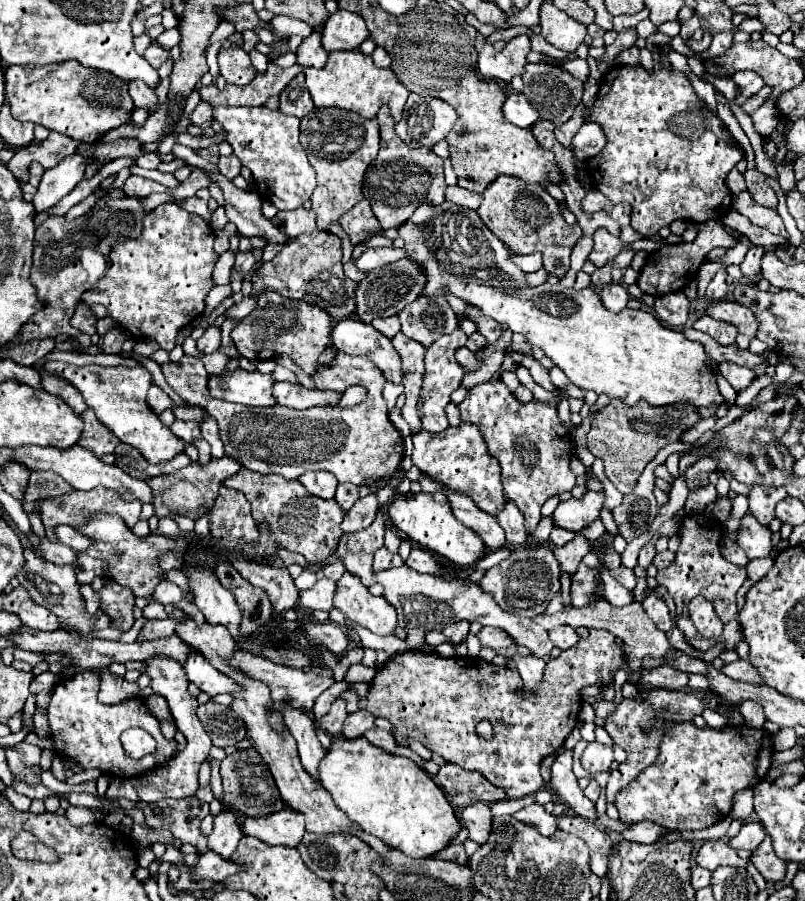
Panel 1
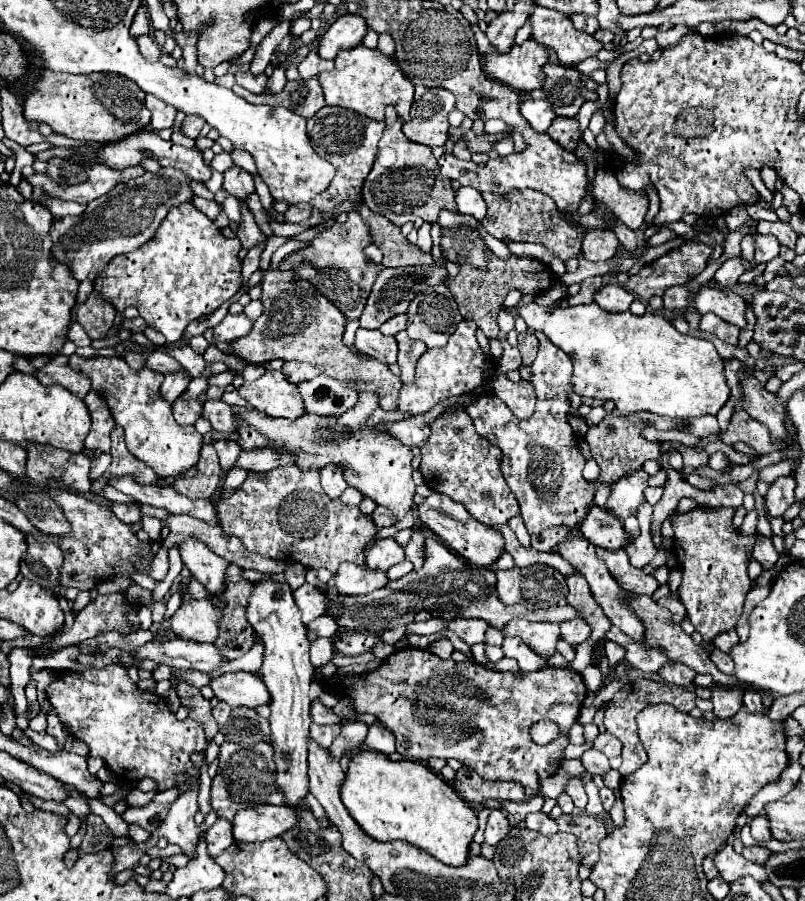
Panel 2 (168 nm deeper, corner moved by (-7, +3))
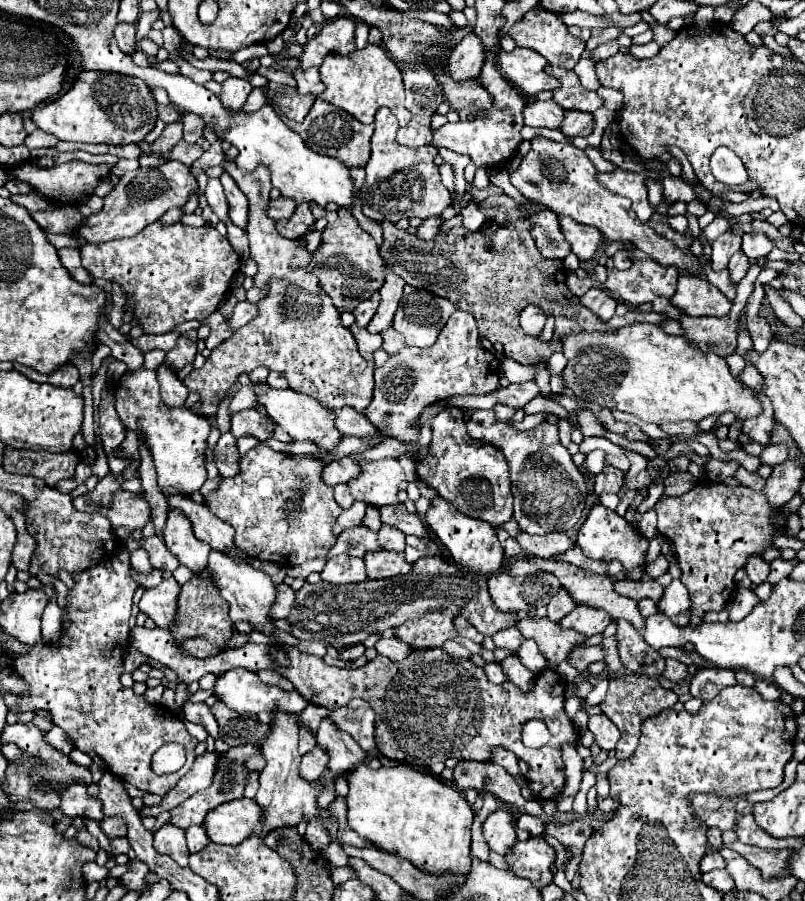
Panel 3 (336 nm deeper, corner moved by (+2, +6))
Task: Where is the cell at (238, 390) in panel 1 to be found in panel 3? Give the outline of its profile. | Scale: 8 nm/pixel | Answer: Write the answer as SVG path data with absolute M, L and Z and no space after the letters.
M253 382L251 384L253 392L259 398L259 404L269 412L269 416L275 420L275 424L279 424L283 430L287 430L287 434L293 440L309 440L317 446L323 446L327 450L331 450L339 438L341 432L333 426L333 414L329 414L329 410L325 410L319 402L313 402L313 398L305 396L305 394L297 394L295 390L277 390L271 388L267 382Z

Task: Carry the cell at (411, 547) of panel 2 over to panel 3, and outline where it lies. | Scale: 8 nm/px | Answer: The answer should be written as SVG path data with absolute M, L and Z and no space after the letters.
M383 526L379 532L379 542L385 550L393 550L393 552L403 552L405 550L405 534L401 534L401 530L393 528L393 526Z

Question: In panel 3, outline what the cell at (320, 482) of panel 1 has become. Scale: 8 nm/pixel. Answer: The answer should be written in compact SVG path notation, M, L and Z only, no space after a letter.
M343 458L327 464L323 468L323 480L327 486L337 486L341 482L349 482L349 478L357 478L359 474L359 464L353 458Z

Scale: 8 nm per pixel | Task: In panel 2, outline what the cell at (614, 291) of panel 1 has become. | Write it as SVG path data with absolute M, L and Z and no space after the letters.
M604 285L596 295L594 295L594 303L598 303L602 309L610 311L610 313L622 313L628 311L630 303L634 301L634 297L618 287L618 285Z

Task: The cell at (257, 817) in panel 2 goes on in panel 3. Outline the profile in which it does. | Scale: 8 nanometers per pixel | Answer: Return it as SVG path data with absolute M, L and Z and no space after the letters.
M249 798L225 802L207 814L203 826L211 842L237 846L245 838L261 834L261 806Z

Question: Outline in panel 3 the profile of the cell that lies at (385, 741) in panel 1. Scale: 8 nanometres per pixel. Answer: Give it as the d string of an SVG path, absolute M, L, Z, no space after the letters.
M361 698L351 700L347 706L333 710L331 718L341 730L349 732L365 752L377 750L375 714L373 714L373 708L365 700Z

